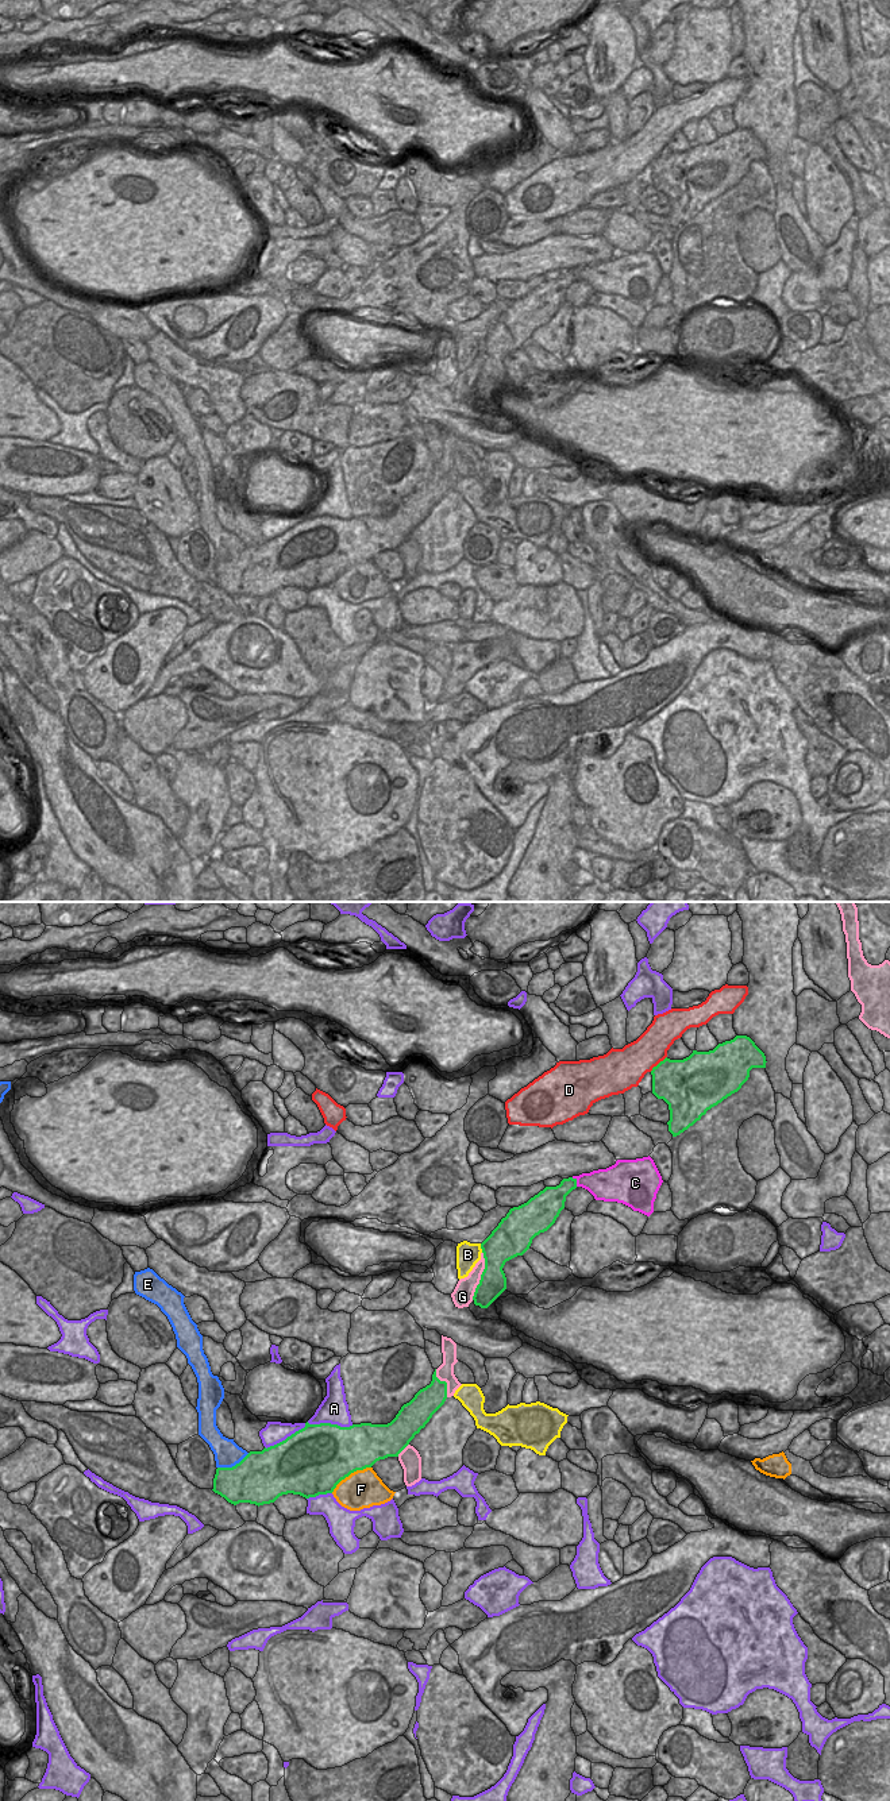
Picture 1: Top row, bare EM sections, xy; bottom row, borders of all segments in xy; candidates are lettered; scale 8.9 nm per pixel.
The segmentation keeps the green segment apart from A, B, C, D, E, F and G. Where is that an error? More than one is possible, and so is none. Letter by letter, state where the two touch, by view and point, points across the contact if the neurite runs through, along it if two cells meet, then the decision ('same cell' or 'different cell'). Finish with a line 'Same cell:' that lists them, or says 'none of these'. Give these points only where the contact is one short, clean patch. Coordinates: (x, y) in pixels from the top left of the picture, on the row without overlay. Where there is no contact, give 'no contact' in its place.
A: contact xy (308, 516); different cell
B: contact xy (481, 340); different cell
C: contact xy (576, 274); different cell
D: contact xy (659, 155); different cell
E: contact xy (232, 559); different cell
F: contact xy (350, 566); different cell
G: contact xy (481, 369); different cell
Same cell: none of these

